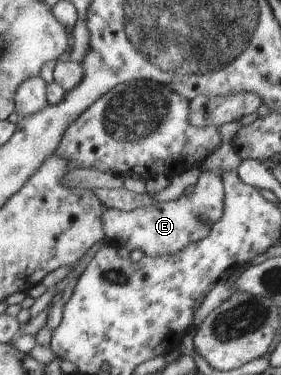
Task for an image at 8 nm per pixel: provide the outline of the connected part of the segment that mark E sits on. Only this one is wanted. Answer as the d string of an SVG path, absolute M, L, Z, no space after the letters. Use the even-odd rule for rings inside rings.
M201 172L191 194L185 194L175 201L155 202L131 211L102 207L102 224L106 239L118 249L140 249L147 256L175 254L190 243L207 237L210 226L223 215L224 183L215 172Z

